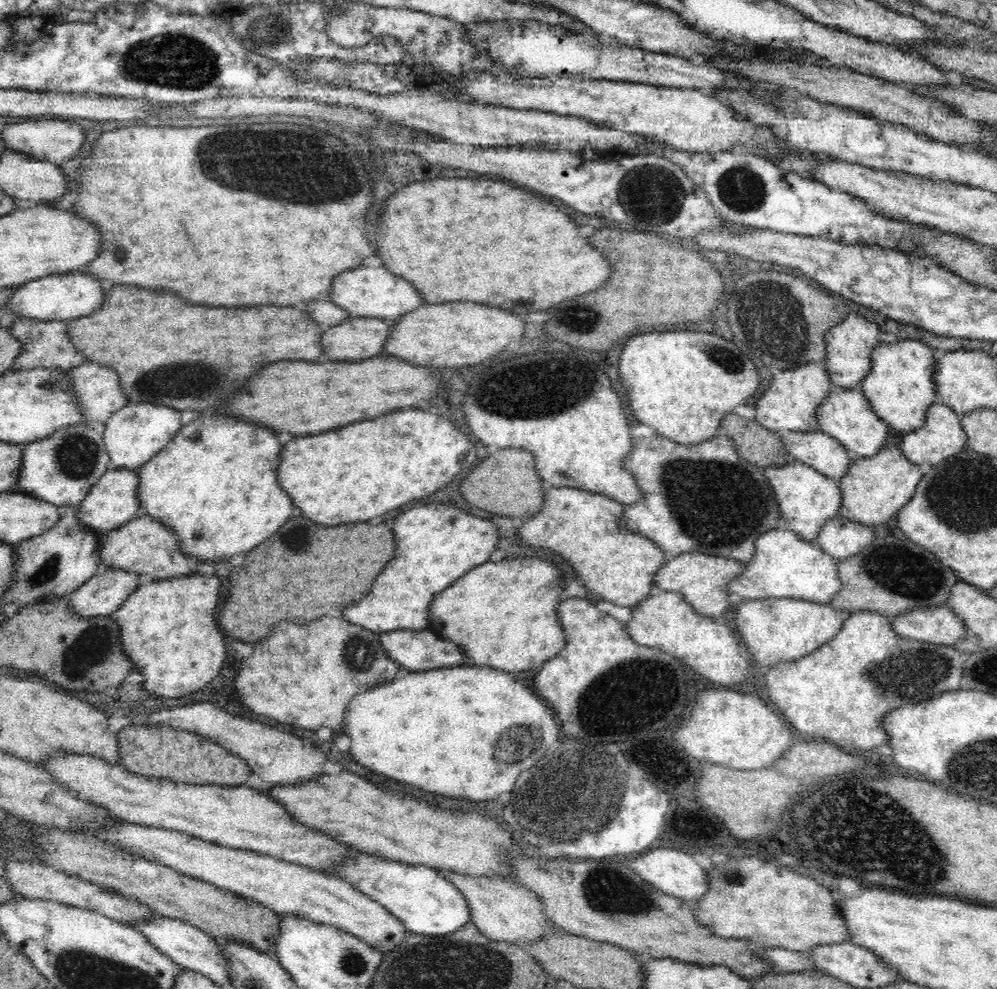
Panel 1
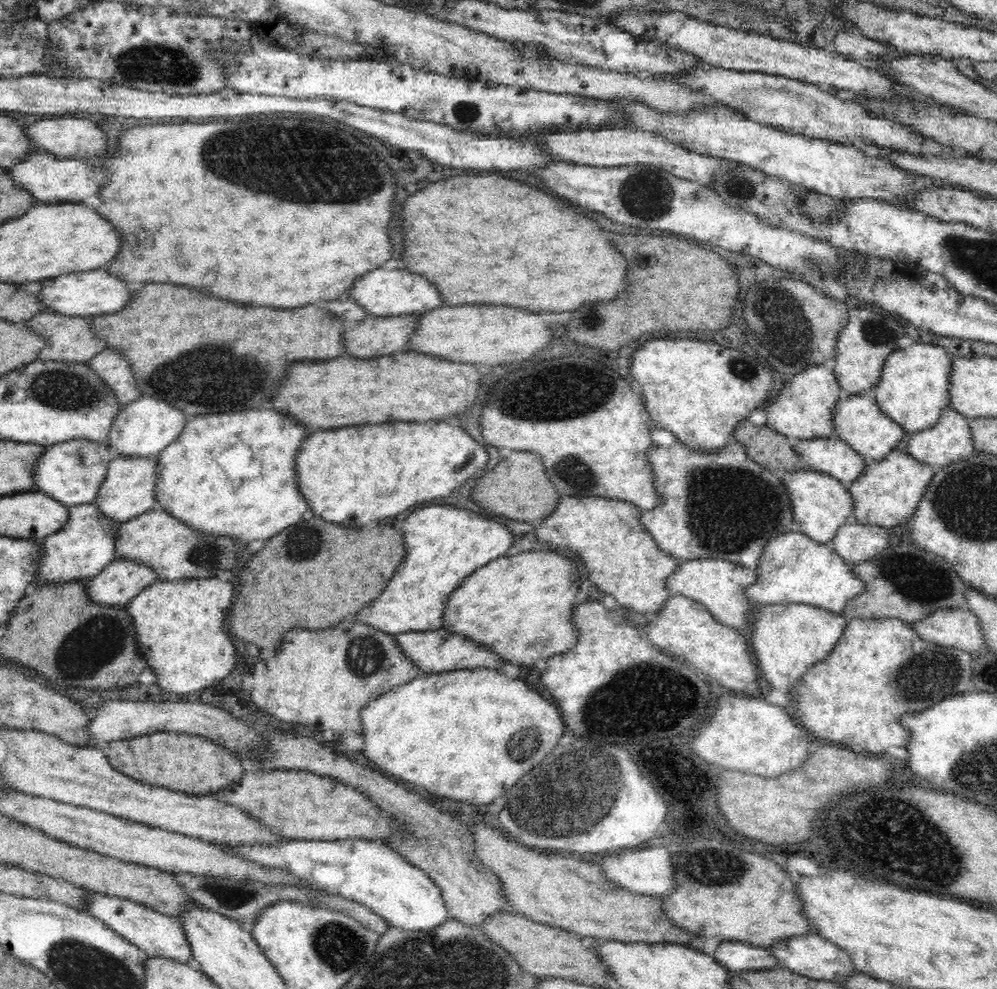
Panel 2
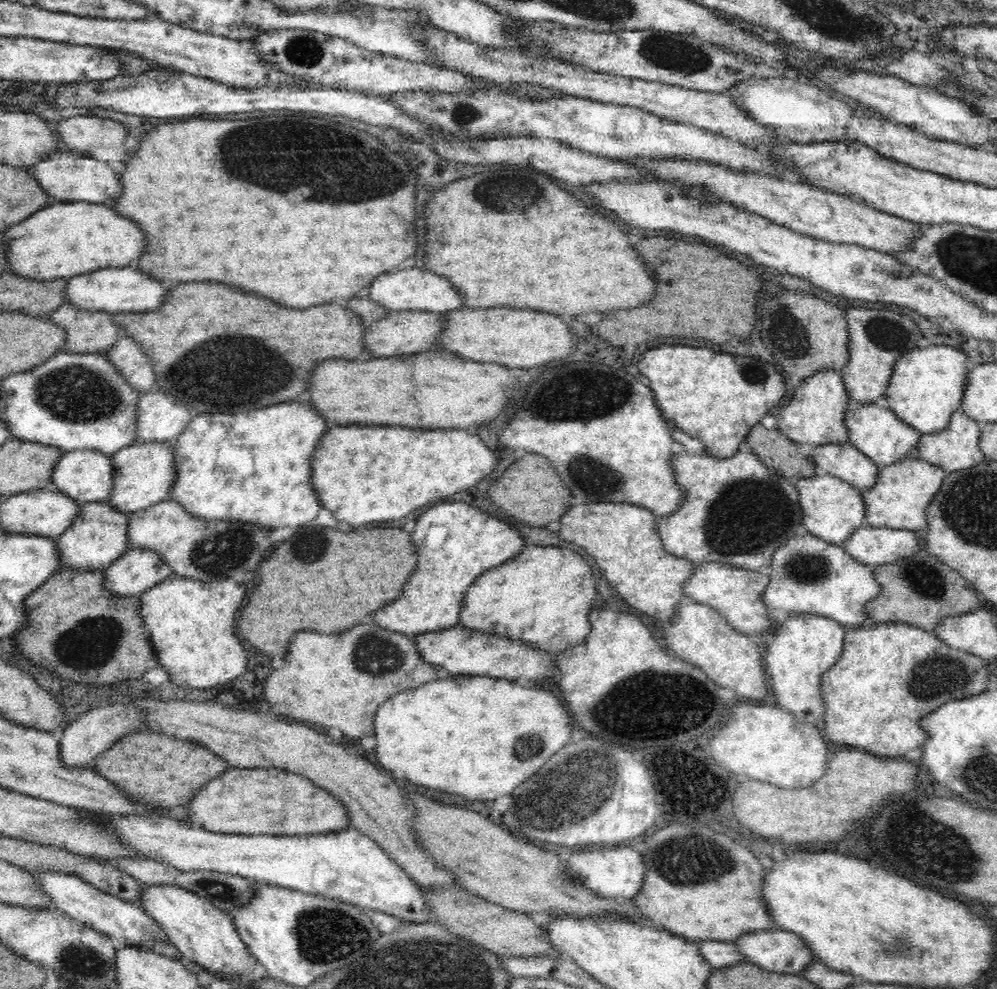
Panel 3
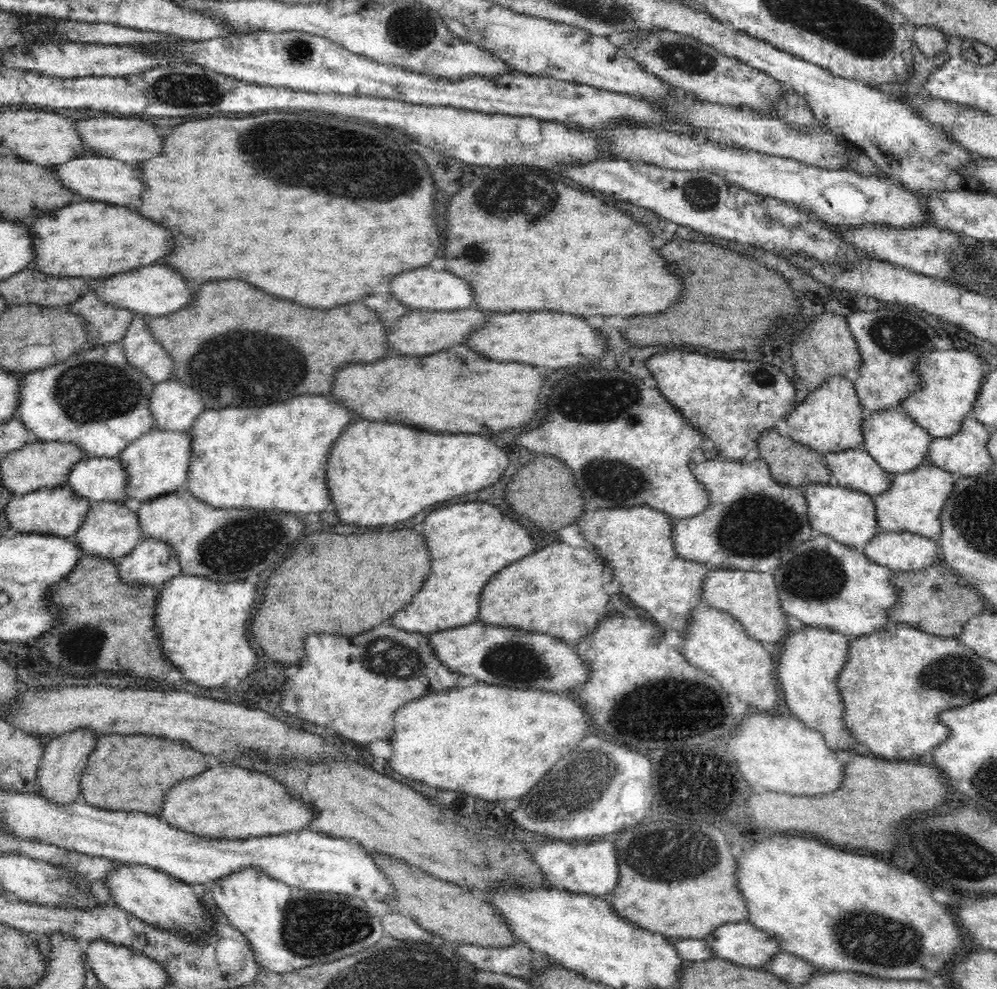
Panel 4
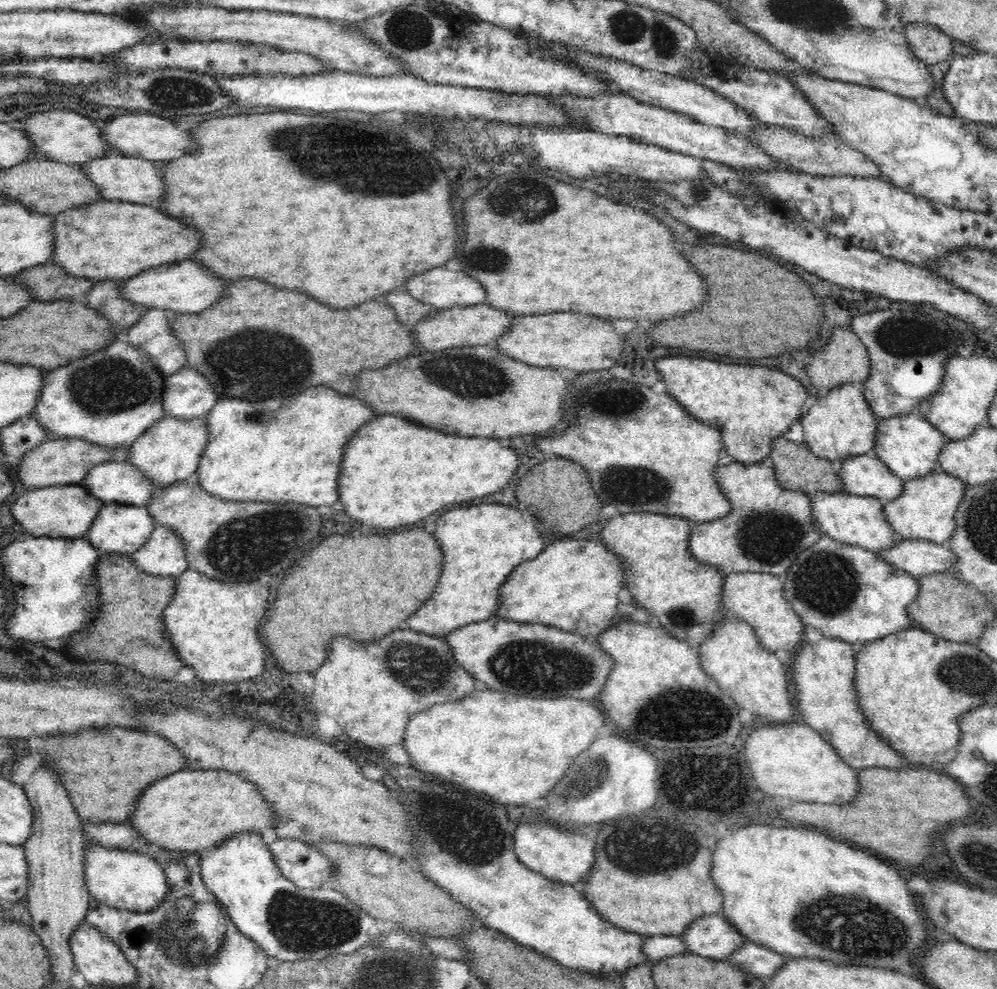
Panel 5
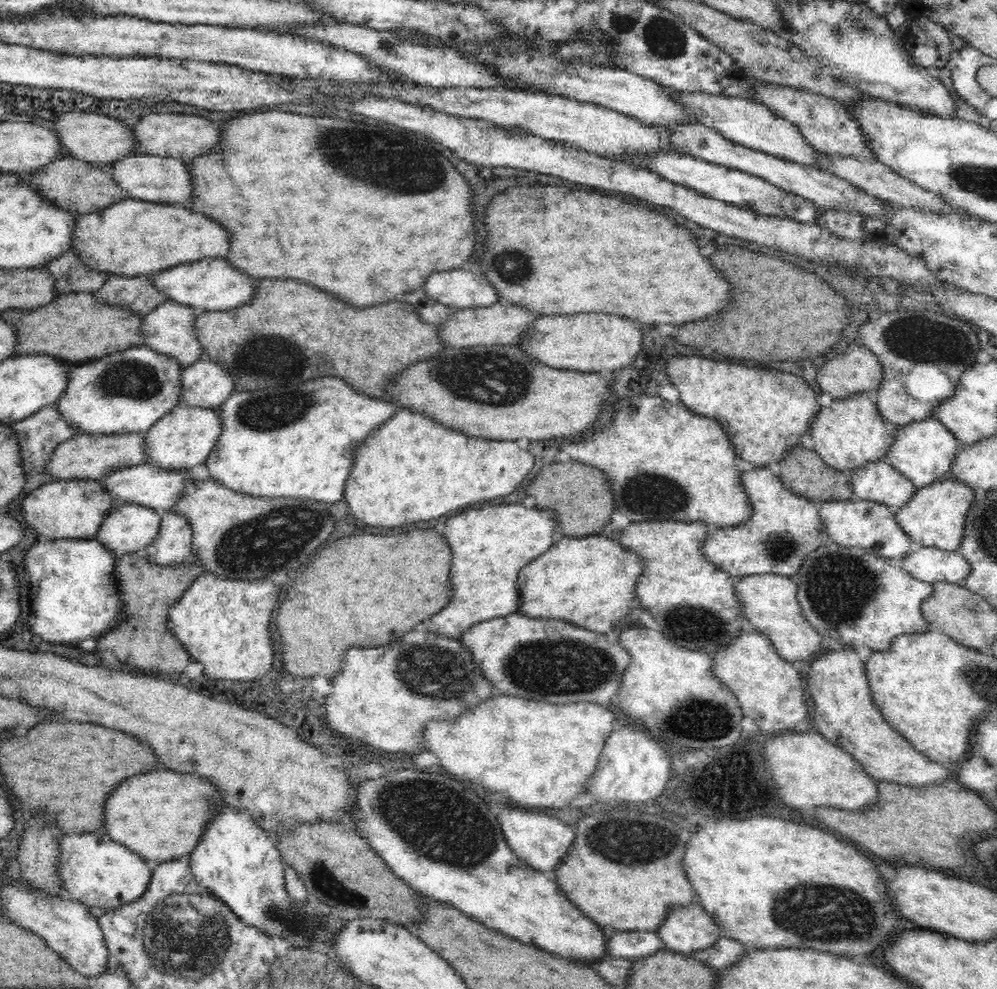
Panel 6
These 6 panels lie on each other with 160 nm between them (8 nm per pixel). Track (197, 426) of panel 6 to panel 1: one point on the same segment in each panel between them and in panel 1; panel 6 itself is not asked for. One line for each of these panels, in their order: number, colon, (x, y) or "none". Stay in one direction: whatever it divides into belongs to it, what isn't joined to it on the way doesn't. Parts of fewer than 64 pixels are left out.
1: (114, 500)
2: (128, 490)
3: (144, 472)
4: (157, 463)
5: (170, 450)

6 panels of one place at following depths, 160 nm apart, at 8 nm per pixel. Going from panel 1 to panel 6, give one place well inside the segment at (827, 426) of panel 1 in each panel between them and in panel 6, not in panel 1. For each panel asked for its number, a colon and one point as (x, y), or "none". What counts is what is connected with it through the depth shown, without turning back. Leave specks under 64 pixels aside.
2: (859, 421)
3: (875, 429)
4: (896, 441)
5: (910, 446)
6: (924, 452)

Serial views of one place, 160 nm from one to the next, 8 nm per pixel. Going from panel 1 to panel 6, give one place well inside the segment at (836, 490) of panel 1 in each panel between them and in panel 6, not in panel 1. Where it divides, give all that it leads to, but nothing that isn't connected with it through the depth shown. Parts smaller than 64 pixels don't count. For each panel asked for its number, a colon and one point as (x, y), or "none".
2: (821, 505)
3: (833, 510)
4: (848, 516)
5: (860, 521)
6: (866, 524)

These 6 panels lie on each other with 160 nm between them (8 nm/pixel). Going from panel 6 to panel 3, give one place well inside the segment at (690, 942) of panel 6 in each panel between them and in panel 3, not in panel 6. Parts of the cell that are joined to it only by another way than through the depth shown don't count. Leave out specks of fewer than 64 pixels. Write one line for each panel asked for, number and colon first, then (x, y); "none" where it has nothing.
3: (776, 950)
4: (740, 942)
5: (711, 936)

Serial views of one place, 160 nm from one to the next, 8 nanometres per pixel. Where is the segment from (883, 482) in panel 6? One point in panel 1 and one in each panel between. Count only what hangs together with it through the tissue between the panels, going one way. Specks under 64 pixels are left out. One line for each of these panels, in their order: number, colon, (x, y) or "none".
1: (816, 449)
2: (831, 455)
3: (844, 460)
4: (855, 469)
5: (866, 475)

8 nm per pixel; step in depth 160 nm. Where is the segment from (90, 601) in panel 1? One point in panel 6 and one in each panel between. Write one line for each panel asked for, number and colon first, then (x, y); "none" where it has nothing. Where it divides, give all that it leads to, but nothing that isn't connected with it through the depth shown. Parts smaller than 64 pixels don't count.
2: (122, 579)
3: (139, 569)
4: (153, 562)
5: (164, 554)
6: (174, 544)

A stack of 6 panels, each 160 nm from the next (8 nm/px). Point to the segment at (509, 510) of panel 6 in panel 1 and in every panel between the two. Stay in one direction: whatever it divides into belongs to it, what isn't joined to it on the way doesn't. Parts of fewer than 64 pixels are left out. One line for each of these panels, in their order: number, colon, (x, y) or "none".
1: (436, 546)
2: (444, 545)
3: (457, 542)
4: (469, 543)
5: (482, 545)

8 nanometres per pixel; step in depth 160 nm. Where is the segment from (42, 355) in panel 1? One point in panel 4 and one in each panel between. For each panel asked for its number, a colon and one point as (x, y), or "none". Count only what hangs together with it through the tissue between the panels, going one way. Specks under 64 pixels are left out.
2: (71, 338)
3: (88, 331)
4: (105, 323)

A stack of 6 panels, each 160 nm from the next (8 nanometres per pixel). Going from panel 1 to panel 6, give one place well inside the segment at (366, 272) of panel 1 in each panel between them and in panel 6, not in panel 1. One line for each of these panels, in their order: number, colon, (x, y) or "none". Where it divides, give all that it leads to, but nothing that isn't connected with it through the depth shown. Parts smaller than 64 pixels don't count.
2: (383, 292)
3: (415, 289)
4: (427, 289)
5: (440, 288)
6: (460, 289)

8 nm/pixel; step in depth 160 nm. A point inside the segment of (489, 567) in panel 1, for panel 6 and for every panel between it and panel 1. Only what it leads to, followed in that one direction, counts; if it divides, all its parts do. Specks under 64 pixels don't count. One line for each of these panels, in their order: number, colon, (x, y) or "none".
2: (521, 606)
3: (544, 596)
4: (558, 590)
5: (574, 584)
6: (590, 582)

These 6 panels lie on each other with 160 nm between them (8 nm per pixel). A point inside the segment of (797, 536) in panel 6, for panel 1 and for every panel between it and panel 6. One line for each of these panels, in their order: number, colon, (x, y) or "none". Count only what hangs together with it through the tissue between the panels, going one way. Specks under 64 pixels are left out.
1: (704, 498)
2: (723, 505)
3: (736, 511)
4: (752, 520)
5: (769, 526)

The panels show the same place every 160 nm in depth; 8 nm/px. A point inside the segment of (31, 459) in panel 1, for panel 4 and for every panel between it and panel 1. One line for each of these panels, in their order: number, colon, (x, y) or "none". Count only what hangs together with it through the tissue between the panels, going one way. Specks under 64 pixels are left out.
2: (72, 472)
3: (86, 476)
4: (98, 479)

